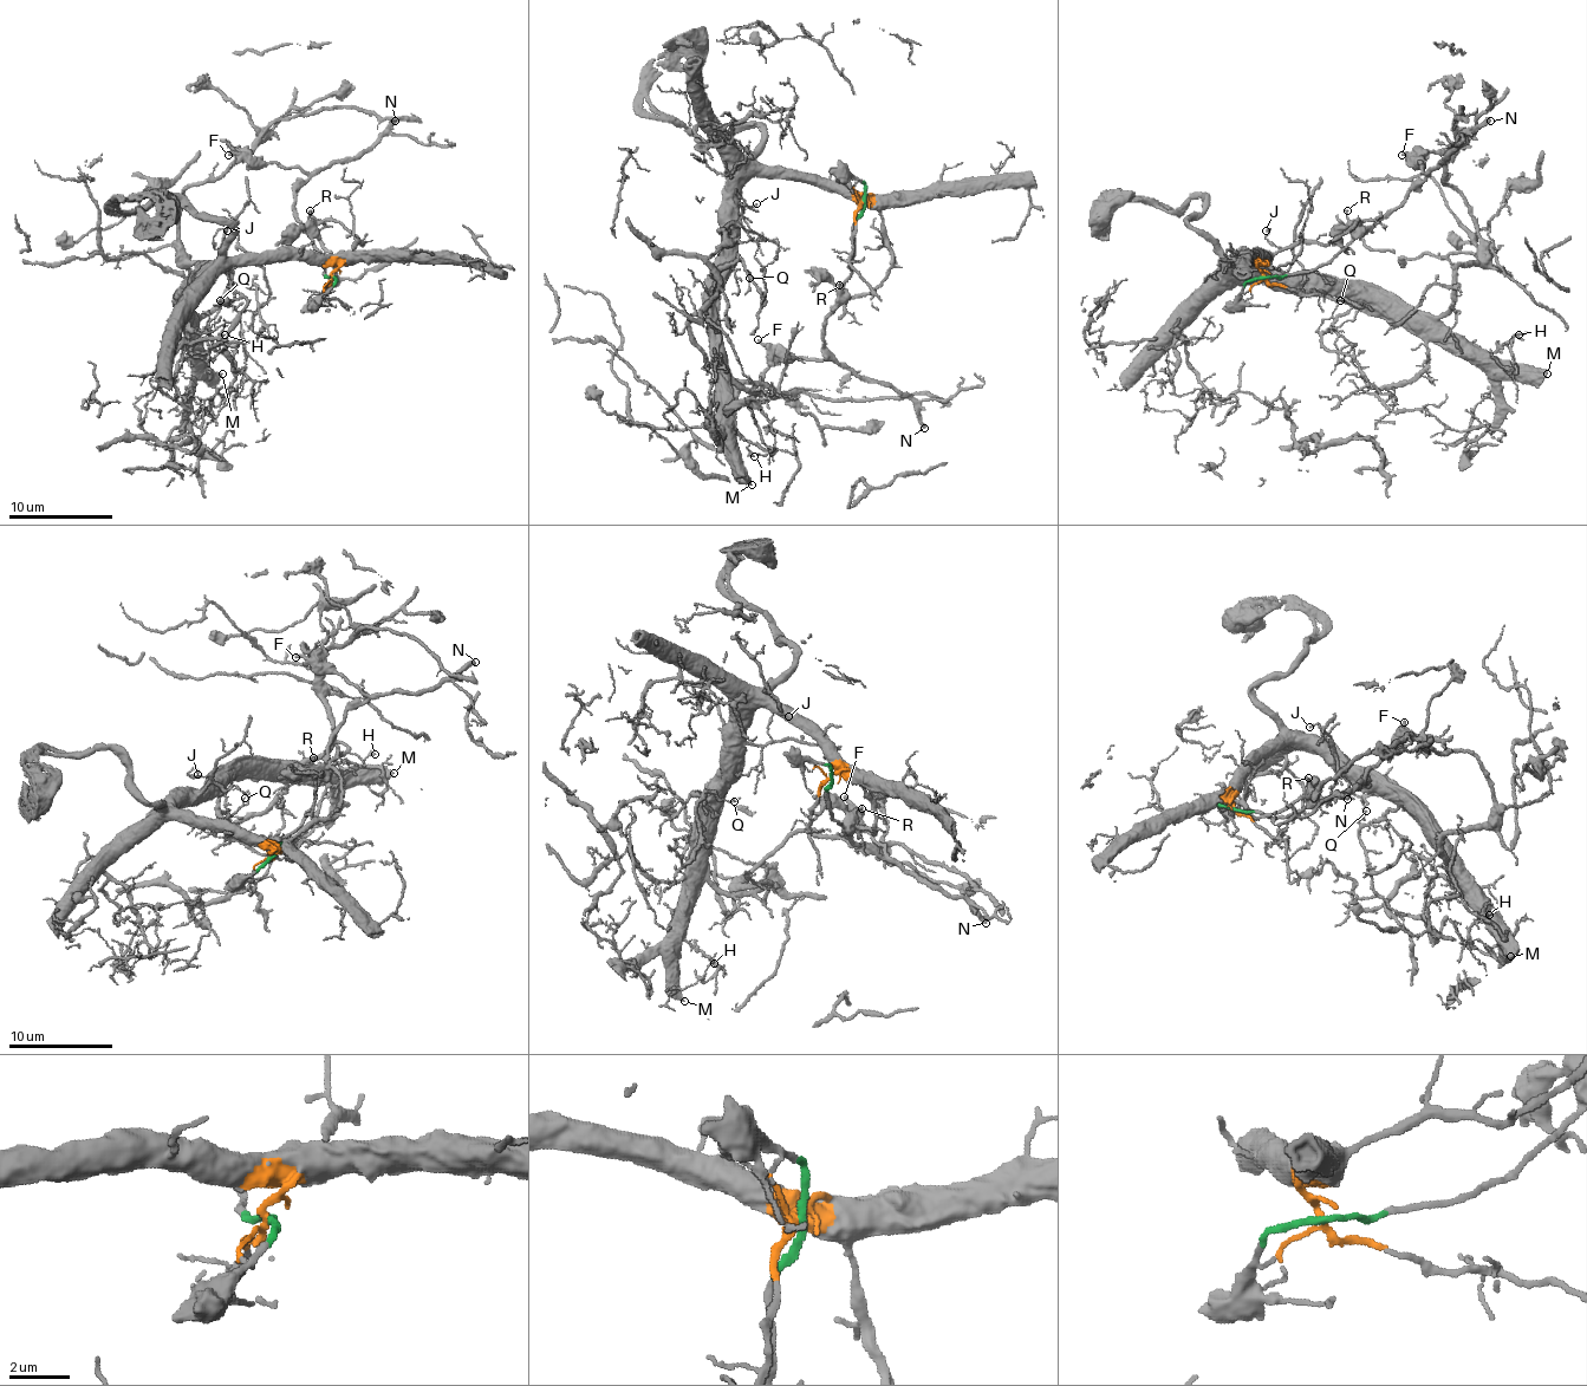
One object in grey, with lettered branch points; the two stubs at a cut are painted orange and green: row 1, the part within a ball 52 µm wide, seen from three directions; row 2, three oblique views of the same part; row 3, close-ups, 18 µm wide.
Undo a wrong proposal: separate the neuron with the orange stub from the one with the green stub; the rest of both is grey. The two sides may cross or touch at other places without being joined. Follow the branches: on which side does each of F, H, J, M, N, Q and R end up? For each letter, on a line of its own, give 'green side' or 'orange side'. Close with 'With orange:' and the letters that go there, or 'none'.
F: green side
H: orange side
J: orange side
M: orange side
N: green side
Q: orange side
R: green side
With orange: H, J, M, Q

